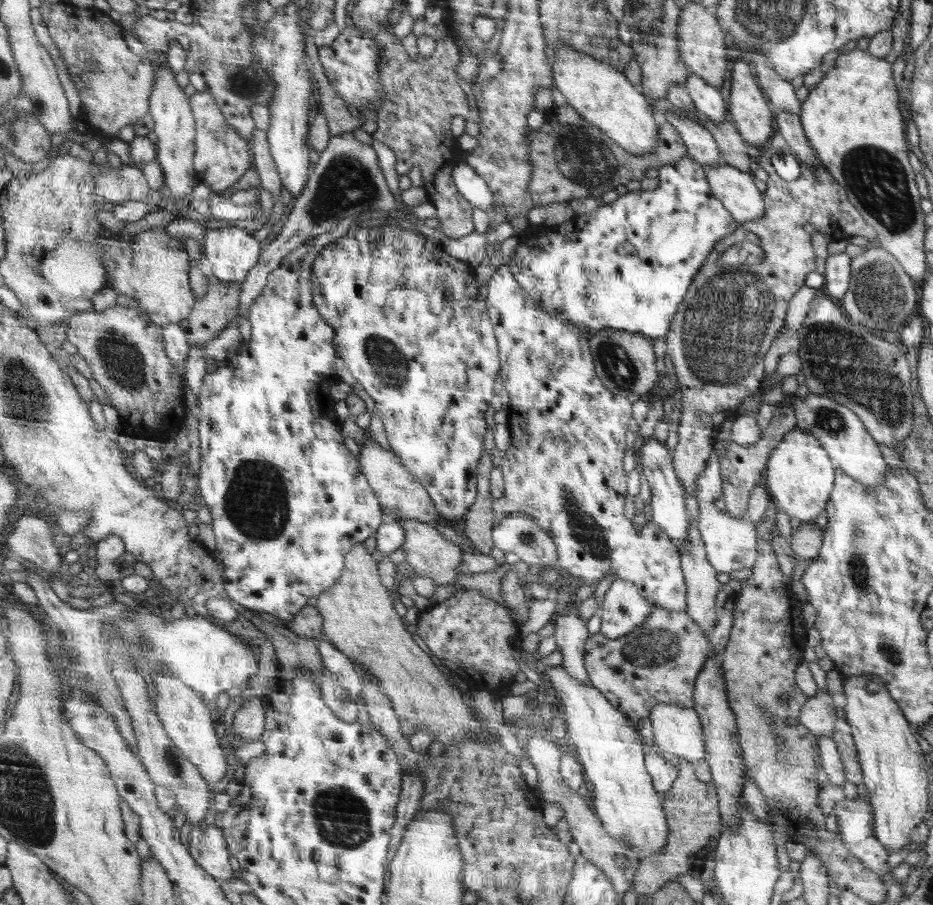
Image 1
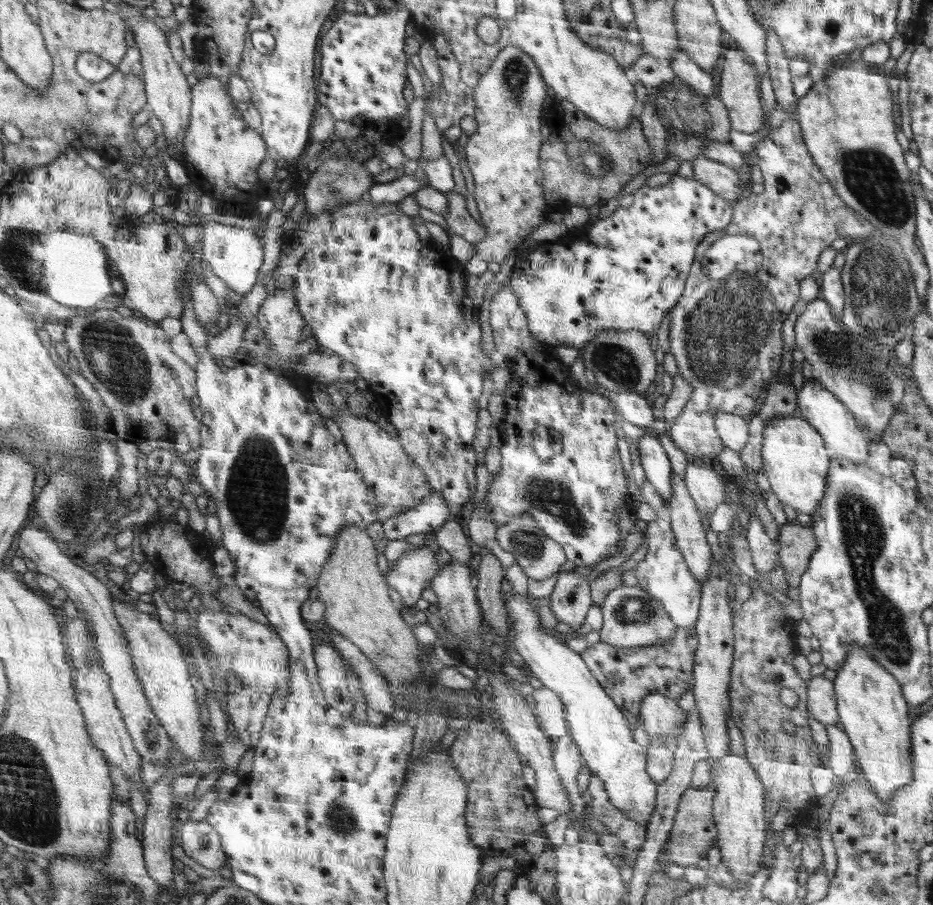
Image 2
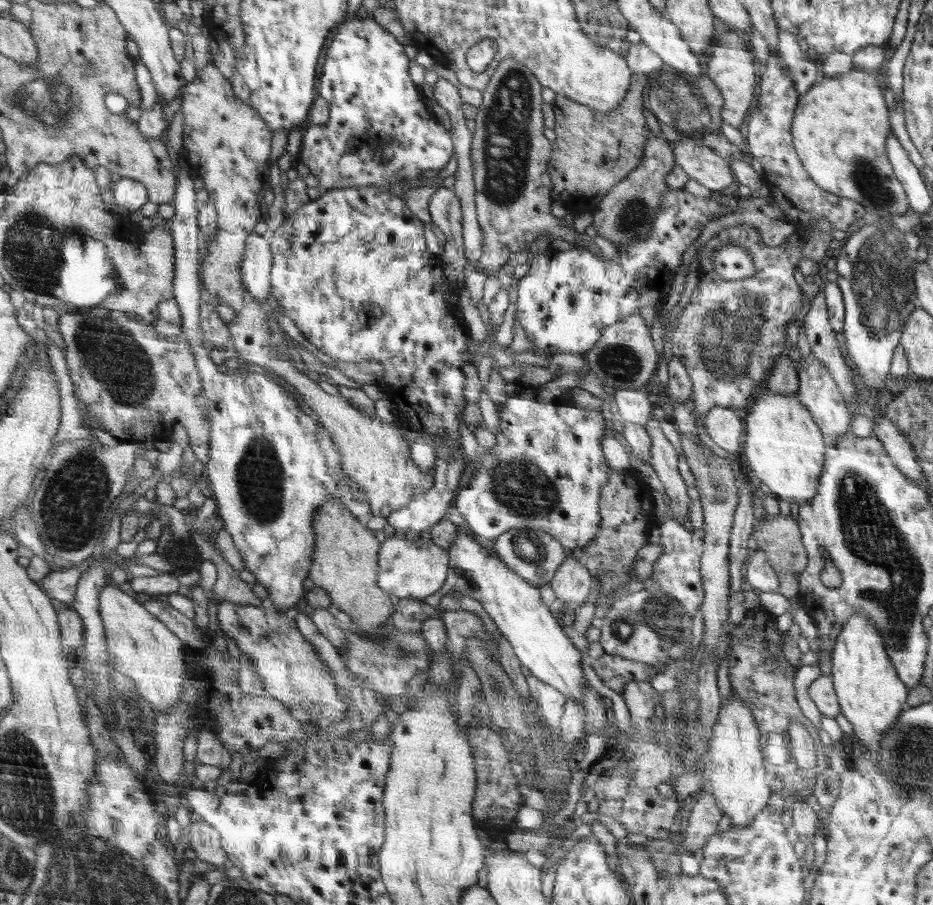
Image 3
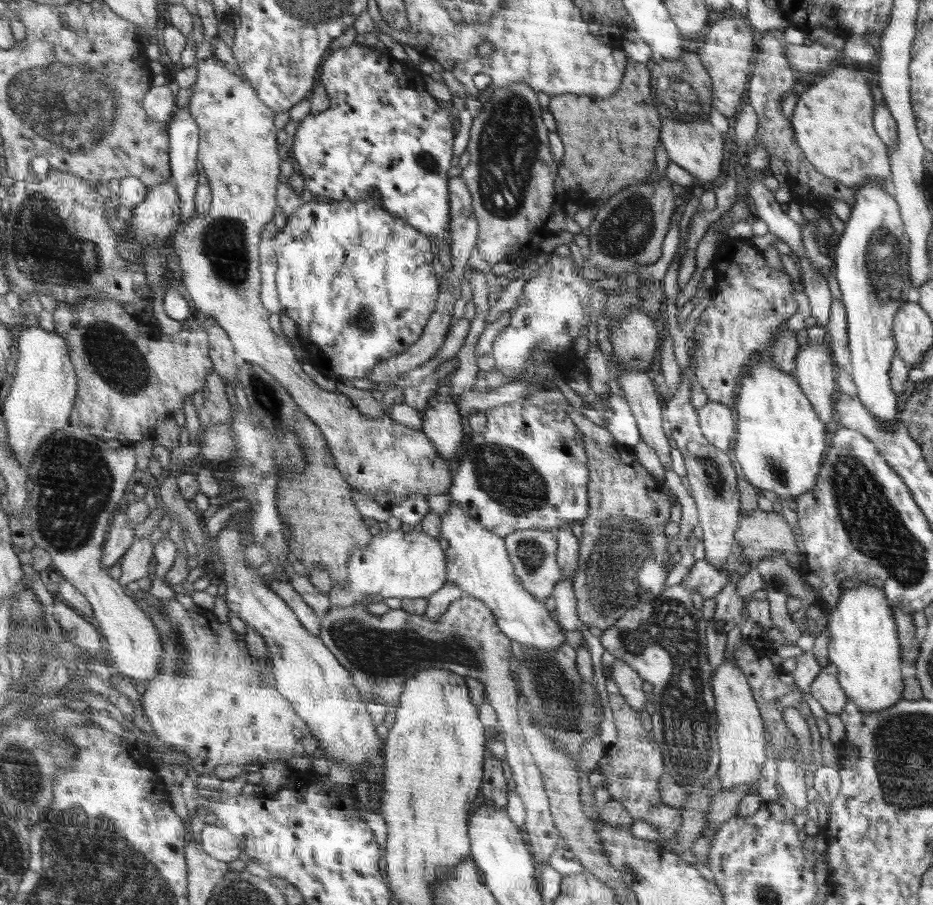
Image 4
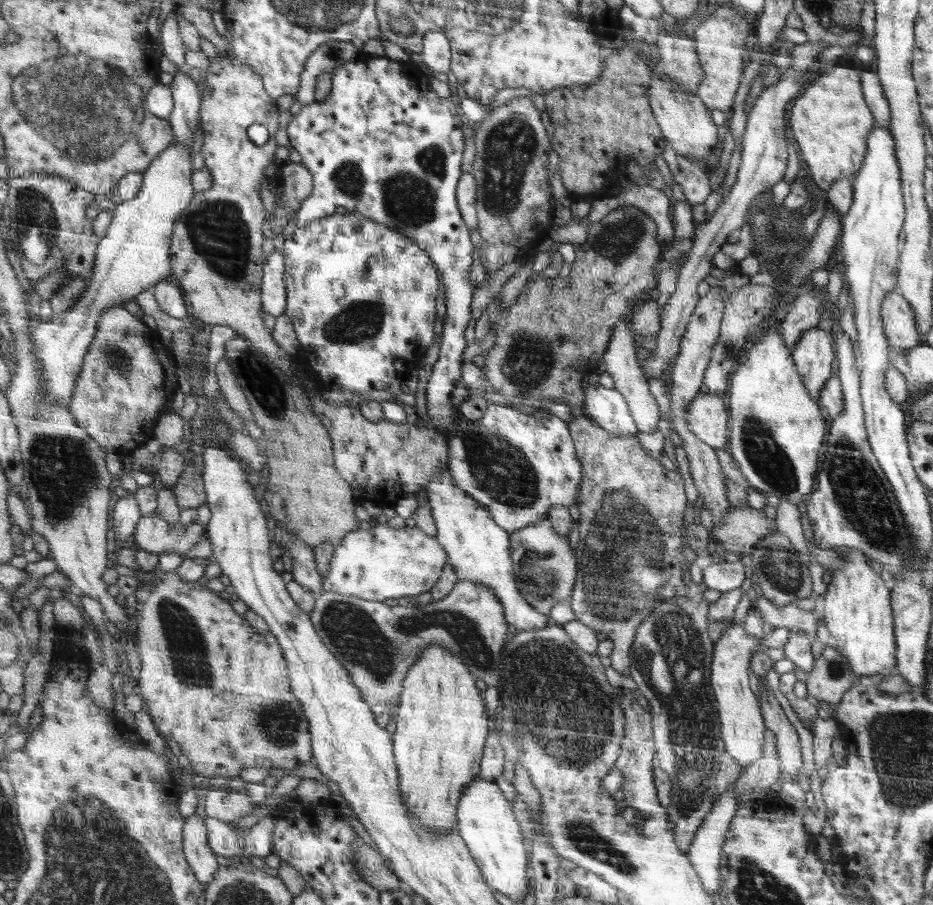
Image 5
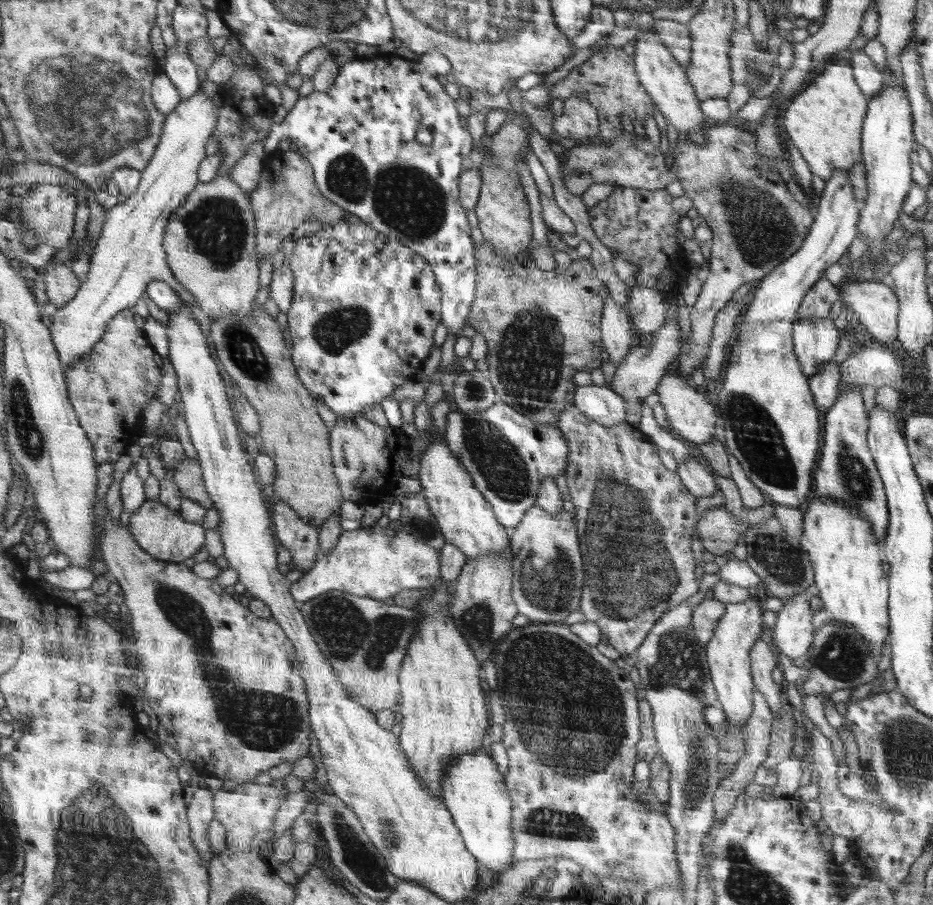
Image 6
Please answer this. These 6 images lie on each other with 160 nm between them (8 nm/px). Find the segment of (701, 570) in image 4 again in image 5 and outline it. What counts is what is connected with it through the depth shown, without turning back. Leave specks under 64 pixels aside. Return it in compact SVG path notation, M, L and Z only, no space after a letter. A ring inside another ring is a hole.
M715 560L703 571L703 582L707 588L719 590L721 593L733 591L742 586L747 572L740 561Z

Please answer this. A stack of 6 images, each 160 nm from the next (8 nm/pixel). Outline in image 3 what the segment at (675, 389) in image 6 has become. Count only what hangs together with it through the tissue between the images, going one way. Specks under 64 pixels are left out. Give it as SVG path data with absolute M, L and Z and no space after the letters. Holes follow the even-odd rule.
M715 407L704 419L708 436L728 453L736 458L736 450L740 450L744 438L742 418L734 410Z

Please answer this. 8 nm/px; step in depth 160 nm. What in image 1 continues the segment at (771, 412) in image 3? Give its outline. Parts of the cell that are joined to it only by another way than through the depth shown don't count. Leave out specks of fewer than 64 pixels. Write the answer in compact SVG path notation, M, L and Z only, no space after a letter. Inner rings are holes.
M797 426L786 434L784 440L774 448L768 460L766 470L766 484L769 494L788 516L798 518L802 524L813 522L819 514L824 514L826 503L830 500L832 484L834 484L834 468L828 460L826 449L821 440L812 436L808 431L802 430Z

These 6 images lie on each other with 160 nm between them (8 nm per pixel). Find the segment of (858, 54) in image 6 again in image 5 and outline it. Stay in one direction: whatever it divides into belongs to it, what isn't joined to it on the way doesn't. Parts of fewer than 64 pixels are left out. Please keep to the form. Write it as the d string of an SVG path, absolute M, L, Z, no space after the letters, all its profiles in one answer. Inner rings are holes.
M868 67L862 71L860 78L862 78L862 92L864 92L864 98L866 98L868 108L874 114L876 126L890 127L891 110L878 75L872 67Z

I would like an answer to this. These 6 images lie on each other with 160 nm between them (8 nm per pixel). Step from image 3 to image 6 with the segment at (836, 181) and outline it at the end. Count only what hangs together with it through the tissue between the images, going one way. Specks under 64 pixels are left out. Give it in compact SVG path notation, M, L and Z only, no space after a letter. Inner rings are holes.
M845 56L837 61L832 59L824 67L822 73L816 76L808 88L802 88L798 96L794 96L784 106L784 128L783 131L798 148L805 161L809 164L809 169L820 176L825 182L834 175L834 172L842 169L849 170L850 167L860 162L862 120L868 113L866 112L866 96L862 94L861 87L854 80L853 66L847 61Z

